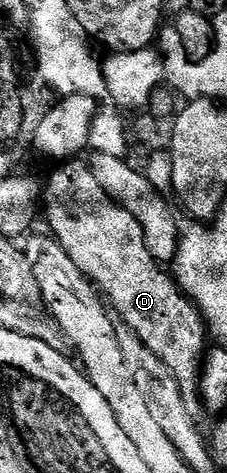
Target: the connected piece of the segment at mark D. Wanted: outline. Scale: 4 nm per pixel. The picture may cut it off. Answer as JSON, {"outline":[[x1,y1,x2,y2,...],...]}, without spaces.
{"outline":[[69,160,58,166,61,167,50,176,49,186,47,182,43,190,43,218,45,214,52,237,57,239,67,256,71,256,71,260,75,260,78,268,89,277,103,295,104,301,115,311,116,317,120,321,122,318,127,329,135,332,135,336,139,336,139,340,143,340,143,344,147,344,147,348,151,348,151,352,155,352,155,356,159,356,159,360,171,368,171,374,183,392,187,412,194,420,200,419,200,414,203,414,201,364,207,353,205,317,192,298,187,297,178,286,176,277,162,263,156,262,151,252,147,252,147,240,143,240,143,228,139,220,135,220,127,208,120,206,114,198,107,196,107,192,103,192,103,188,99,188,99,180,95,180,95,172,91,172,88,161]]}

